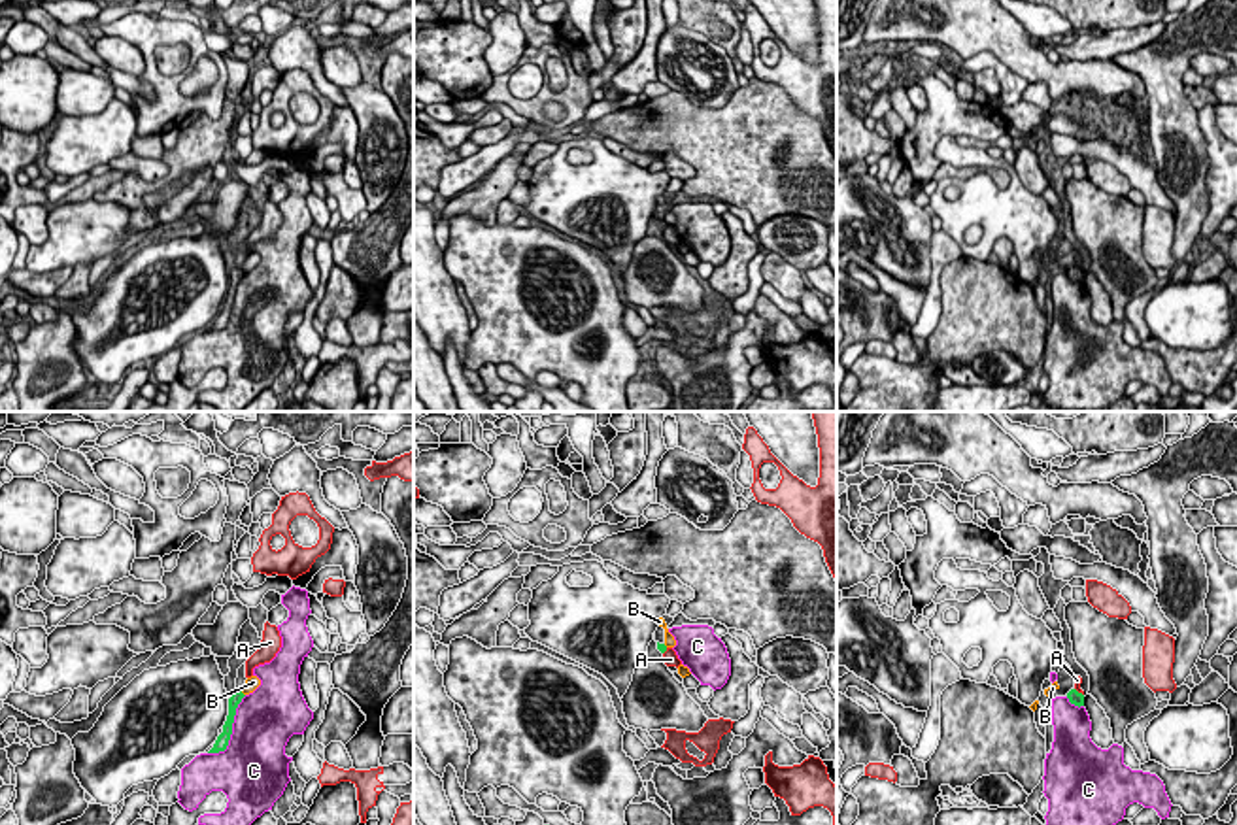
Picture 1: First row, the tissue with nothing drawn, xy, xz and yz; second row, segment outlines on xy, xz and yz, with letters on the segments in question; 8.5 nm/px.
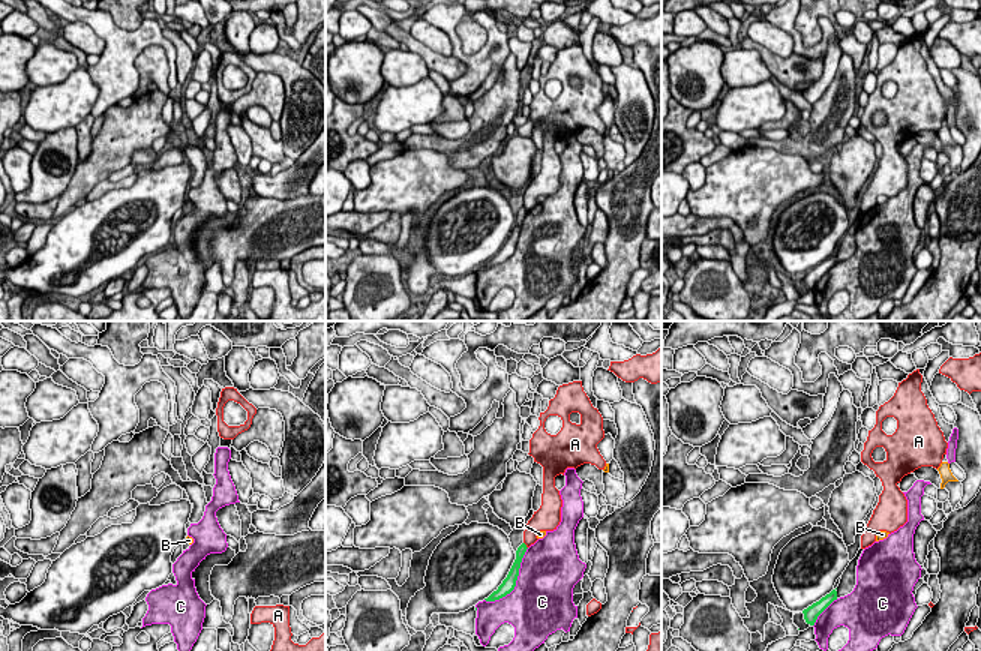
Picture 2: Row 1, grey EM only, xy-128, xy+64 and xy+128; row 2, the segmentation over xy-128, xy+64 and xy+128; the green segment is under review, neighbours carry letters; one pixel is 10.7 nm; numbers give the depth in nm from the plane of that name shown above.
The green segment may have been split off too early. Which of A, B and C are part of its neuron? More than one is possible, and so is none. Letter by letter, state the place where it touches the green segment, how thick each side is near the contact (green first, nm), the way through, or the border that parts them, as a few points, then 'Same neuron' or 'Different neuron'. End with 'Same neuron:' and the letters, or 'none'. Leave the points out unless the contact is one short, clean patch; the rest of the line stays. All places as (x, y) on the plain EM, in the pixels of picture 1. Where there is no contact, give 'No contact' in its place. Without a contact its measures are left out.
A: Touches green at yz (1077, 269). Thickness 120 nm (green) against 60 nm. Different neuron
B: Touches green at xy (242, 270). Thickness 100 nm (green) against 120 nm. Boundary: xy (240, 269), (244, 272). Different neuron
C: Touches green at xy (231, 308). Thickness 120 nm (green) against 480 nm. Different neuron
Same neuron: none

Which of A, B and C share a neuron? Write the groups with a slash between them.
A / B / C

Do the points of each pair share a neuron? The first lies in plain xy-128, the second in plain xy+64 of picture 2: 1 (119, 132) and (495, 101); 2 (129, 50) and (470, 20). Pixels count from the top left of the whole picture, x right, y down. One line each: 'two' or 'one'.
1: one
2: two

